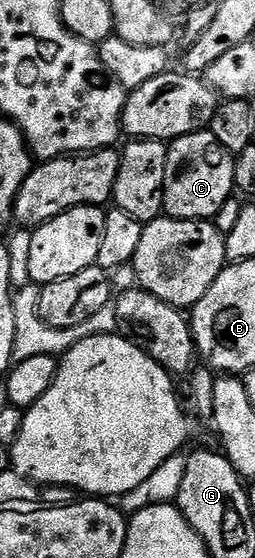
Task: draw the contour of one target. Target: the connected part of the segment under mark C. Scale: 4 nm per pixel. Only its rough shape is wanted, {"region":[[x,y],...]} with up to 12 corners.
{"region":[[210,129],[171,140],[163,214],[215,220],[236,191]]}

